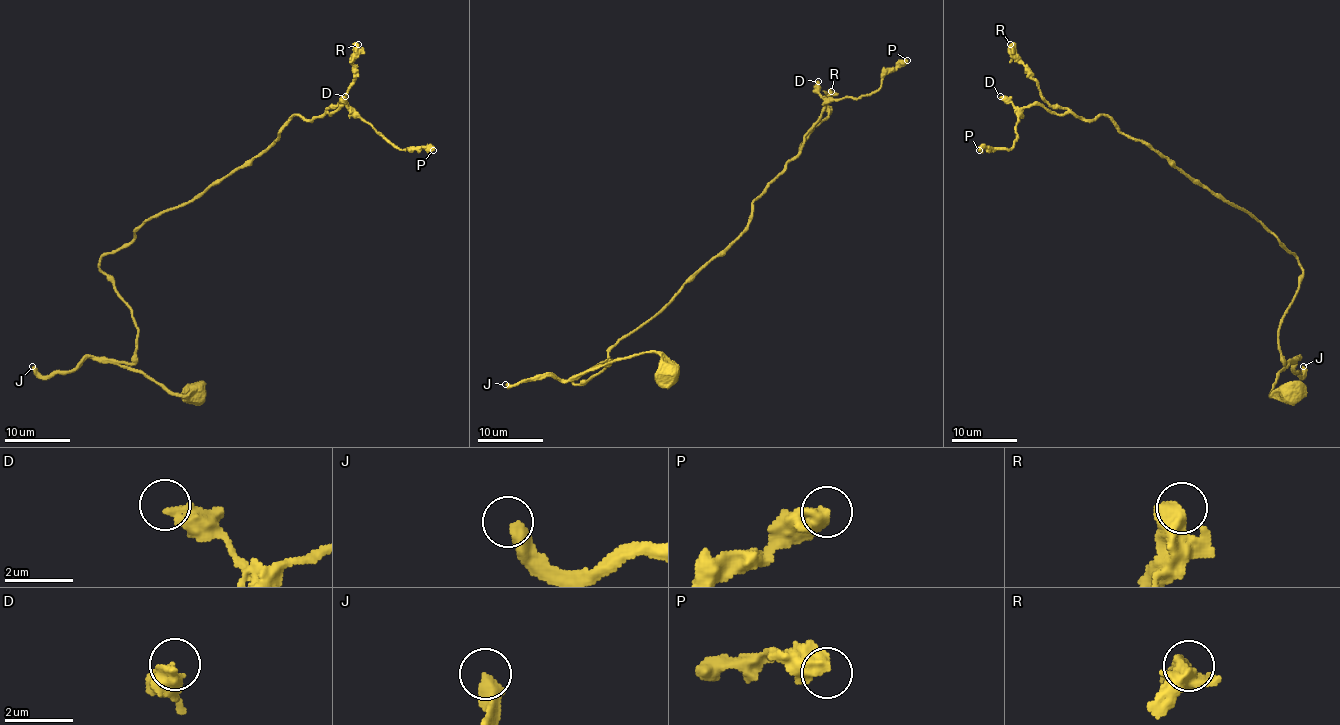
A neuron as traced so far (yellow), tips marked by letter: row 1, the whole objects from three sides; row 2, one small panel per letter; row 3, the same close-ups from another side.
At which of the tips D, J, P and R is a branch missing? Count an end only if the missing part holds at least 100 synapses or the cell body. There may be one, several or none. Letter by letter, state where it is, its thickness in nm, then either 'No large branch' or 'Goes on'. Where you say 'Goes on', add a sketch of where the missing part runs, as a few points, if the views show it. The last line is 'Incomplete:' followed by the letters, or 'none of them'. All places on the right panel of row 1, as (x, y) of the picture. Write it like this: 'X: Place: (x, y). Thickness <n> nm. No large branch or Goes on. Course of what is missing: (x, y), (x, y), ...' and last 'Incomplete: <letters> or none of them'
D: Place: (1000, 96). Thickness 400 nm. No large branch
J: Place: (1303, 366). Thickness 460 nm. Goes on
P: Place: (979, 150). Thickness 500 nm. No large branch
R: Place: (1010, 44). Thickness 650 nm. No large branch
Incomplete: J

